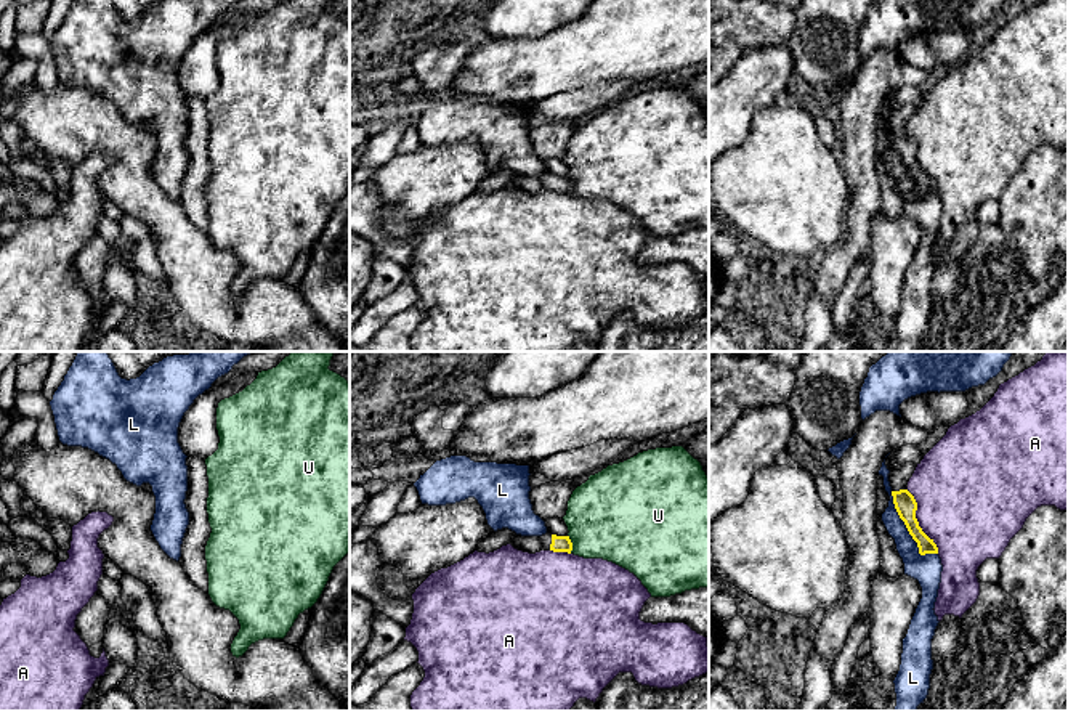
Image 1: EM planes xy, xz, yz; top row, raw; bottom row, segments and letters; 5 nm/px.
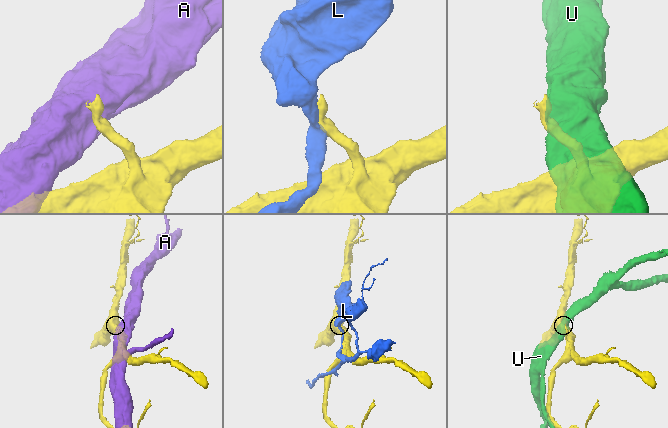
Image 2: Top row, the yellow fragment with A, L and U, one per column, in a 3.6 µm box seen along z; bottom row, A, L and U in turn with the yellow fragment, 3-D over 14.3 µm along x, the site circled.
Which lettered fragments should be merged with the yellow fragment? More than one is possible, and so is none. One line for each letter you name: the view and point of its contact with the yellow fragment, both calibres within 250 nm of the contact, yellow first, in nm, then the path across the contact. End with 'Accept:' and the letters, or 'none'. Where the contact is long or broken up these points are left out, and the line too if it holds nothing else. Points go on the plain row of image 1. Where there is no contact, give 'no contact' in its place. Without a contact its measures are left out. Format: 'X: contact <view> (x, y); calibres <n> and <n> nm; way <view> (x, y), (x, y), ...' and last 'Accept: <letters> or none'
Accept: none

